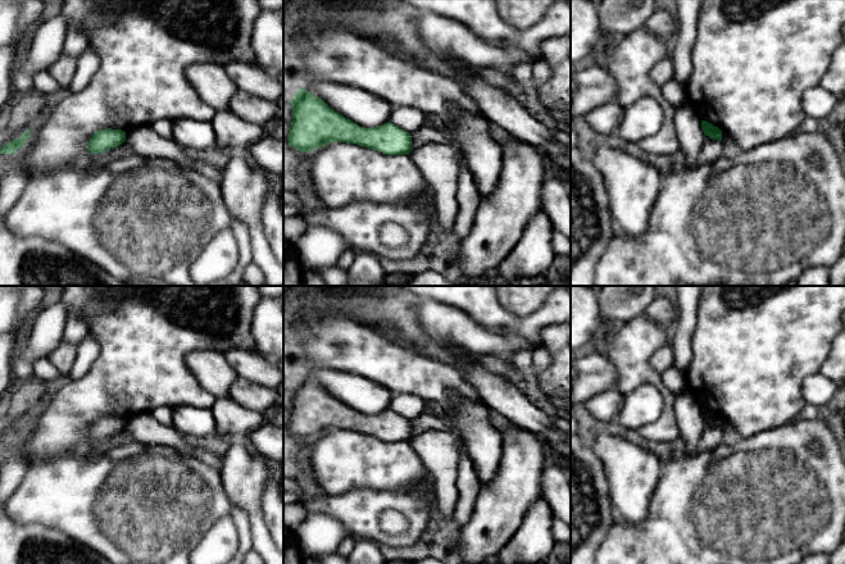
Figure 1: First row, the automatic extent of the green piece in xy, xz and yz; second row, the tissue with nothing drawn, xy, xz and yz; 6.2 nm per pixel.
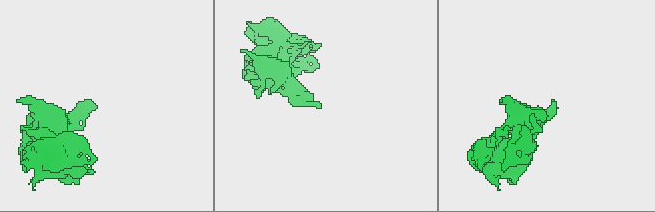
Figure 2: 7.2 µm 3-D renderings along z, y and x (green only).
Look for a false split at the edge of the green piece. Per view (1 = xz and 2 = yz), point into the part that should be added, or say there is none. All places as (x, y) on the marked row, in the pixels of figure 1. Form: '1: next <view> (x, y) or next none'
1: next none
2: next none

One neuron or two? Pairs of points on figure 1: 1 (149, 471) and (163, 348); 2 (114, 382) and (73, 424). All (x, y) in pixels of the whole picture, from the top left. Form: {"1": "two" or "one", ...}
{"1": "two", "2": "one"}

